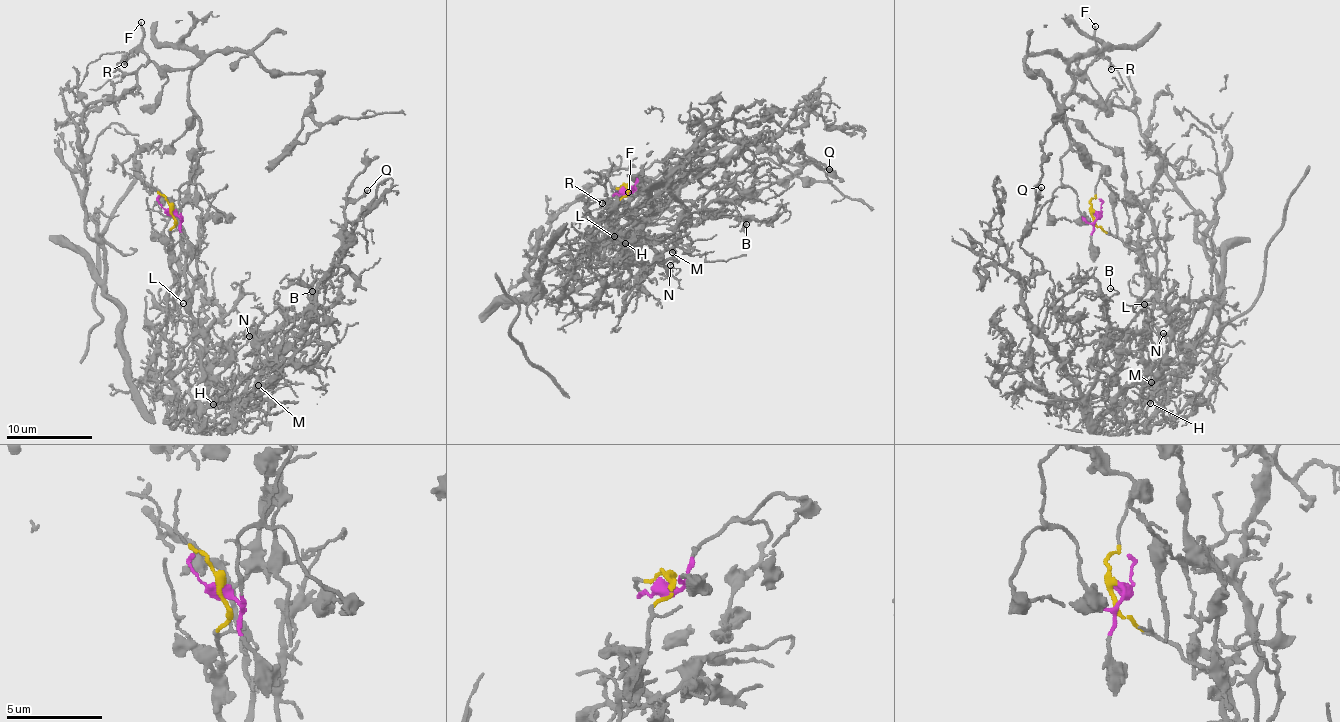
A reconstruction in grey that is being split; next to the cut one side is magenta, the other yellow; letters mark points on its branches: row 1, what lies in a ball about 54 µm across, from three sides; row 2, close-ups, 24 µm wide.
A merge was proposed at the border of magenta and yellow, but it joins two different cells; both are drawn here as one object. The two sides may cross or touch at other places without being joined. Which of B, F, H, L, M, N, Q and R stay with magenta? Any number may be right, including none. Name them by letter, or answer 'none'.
F, R

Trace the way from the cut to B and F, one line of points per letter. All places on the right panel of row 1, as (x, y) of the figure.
B: (1095, 213), (1141, 258), (1165, 352), (1182, 339), (1180, 319), (1151, 365), (1140, 336), (1109, 324), (1110, 288)
F: (1095, 213), (1089, 223), (1061, 180), (1060, 160), (1068, 73), (1080, 74), (1098, 53), (1096, 26)

